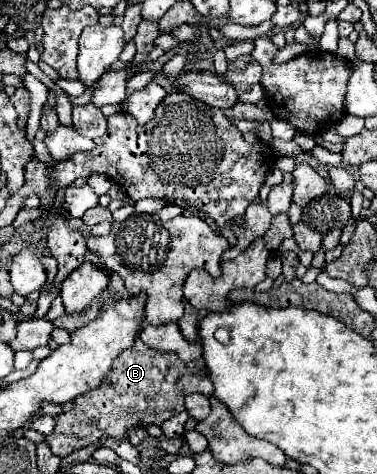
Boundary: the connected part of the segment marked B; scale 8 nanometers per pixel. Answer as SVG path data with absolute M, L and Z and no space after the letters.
M137 339L133 343L133 347L125 349L115 361L111 371L107 373L107 379L103 379L103 383L93 389L87 391L83 395L79 395L73 401L73 409L67 413L61 413L55 421L55 431L51 435L47 435L47 443L53 451L53 455L57 457L67 457L69 453L87 447L91 443L97 443L99 439L105 437L115 437L115 439L125 439L127 429L131 427L147 427L147 425L161 425L163 421L167 421L169 417L185 411L185 397L189 393L203 393L207 397L213 395L213 383L209 379L209 371L203 363L203 359L185 363L181 361L175 353L163 353L163 351L155 351L151 347L147 347L141 339Z

